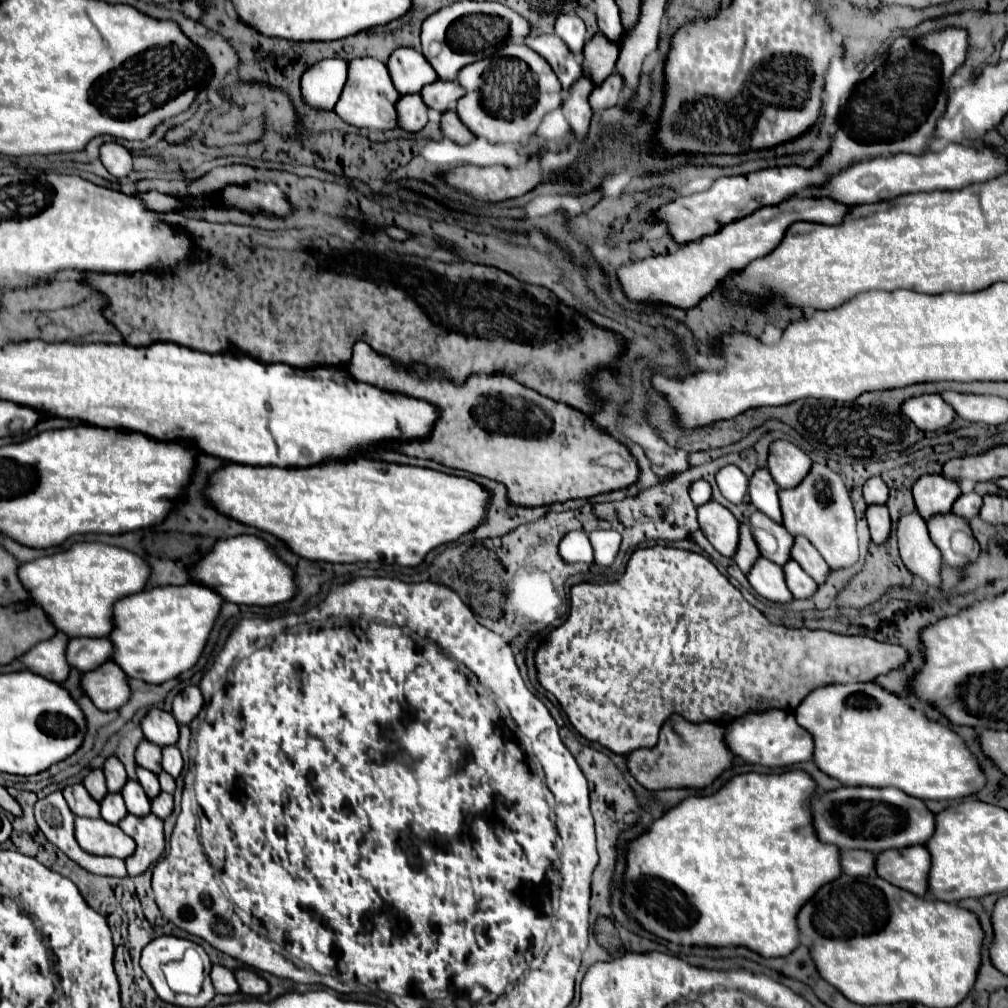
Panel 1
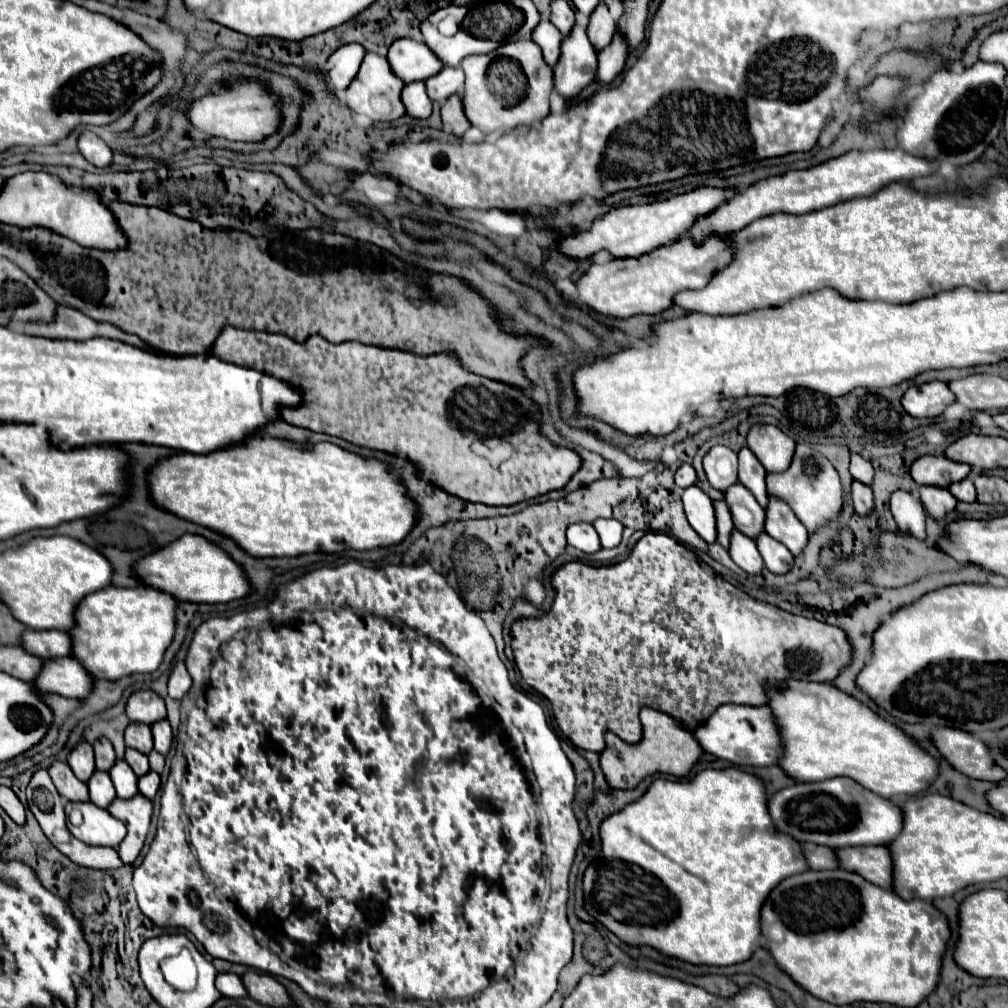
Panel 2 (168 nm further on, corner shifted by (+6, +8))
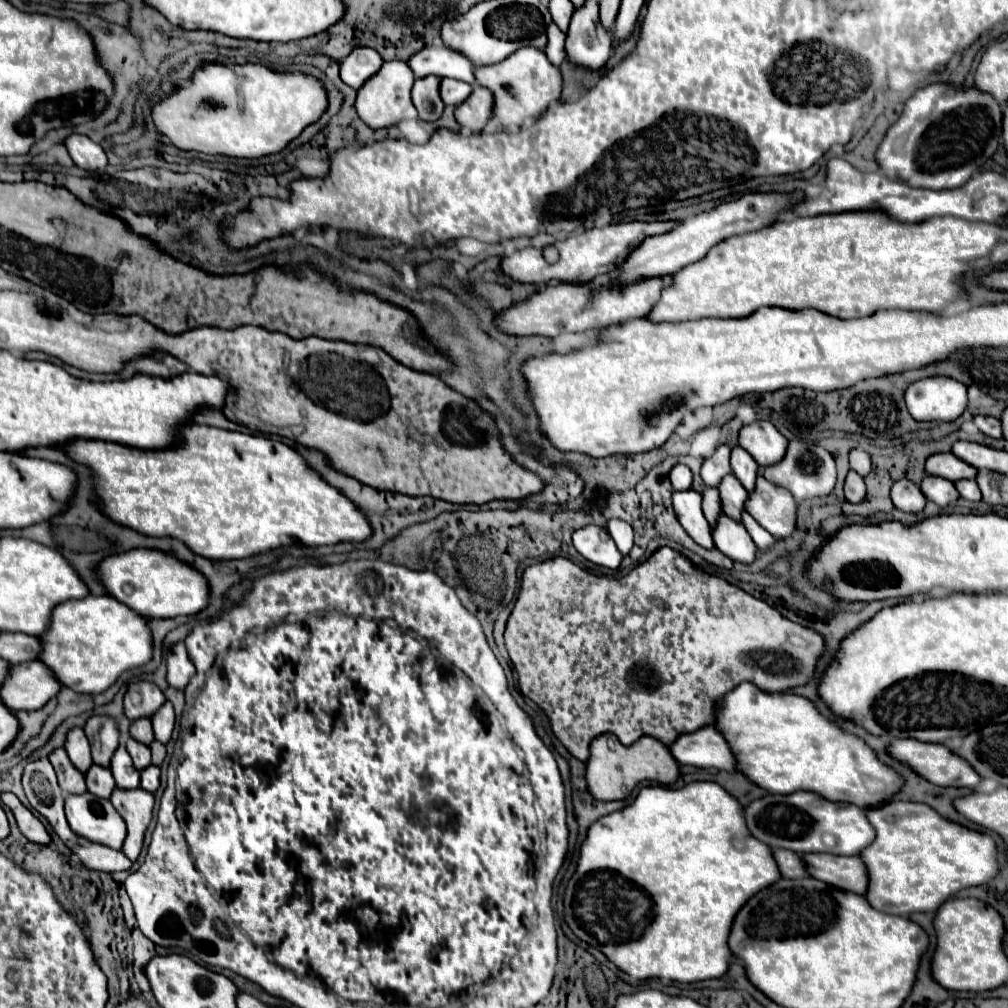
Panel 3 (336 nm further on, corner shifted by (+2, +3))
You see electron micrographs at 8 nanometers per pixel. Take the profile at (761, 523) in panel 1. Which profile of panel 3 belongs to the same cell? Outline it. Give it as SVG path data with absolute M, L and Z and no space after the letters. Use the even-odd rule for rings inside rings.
M734 475L724 477L718 491L720 491L722 505L724 505L724 513L732 517L734 521L742 521L742 513L746 513L748 491L740 485L740 481L736 481Z

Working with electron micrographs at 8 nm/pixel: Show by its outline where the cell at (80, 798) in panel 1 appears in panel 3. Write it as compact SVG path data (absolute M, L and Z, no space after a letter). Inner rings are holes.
M56 749L48 759L54 765L54 771L58 775L58 785L64 793L70 793L70 795L86 793L84 775L68 761L68 755L64 749Z

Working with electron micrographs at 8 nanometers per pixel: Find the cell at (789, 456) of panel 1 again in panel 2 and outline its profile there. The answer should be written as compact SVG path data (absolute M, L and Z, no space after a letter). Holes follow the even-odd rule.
M754 424L748 430L746 446L768 472L784 472L790 466L796 442L772 424Z

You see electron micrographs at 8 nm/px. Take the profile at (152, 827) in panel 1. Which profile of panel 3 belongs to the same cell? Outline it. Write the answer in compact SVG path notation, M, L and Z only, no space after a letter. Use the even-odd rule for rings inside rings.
M116 789L110 797L110 803L114 805L114 809L122 815L122 819L128 825L128 837L122 845L122 853L130 861L136 861L142 851L144 833L152 821L154 797L152 793L144 789L132 789L132 791ZM146 807L148 807L148 813L146 813Z

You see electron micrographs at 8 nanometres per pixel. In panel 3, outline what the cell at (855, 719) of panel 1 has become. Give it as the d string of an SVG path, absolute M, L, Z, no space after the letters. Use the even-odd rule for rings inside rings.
M740 683L730 695L720 701L716 727L728 737L728 743L738 753L740 771L756 785L770 793L788 795L800 789L816 789L832 801L848 801L864 809L884 805L904 787L904 779L890 765L884 765L876 751L858 735L840 729L834 721L824 717L814 701L794 693L768 693L754 683Z

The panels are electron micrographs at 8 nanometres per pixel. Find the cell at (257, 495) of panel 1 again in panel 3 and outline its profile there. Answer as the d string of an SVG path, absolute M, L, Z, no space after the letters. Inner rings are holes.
M194 423L182 429L182 441L172 449L144 451L106 441L72 441L64 449L72 459L94 469L100 509L108 517L120 521L120 525L132 525L144 535L176 537L208 559L246 559L286 545L362 543L372 535L368 517L352 499L332 487L296 449L262 435L244 435Z

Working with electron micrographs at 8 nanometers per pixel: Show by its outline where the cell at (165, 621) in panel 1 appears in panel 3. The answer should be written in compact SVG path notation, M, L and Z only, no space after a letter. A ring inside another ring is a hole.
M88 595L56 607L52 629L40 639L44 645L40 659L52 667L64 687L78 693L104 693L124 671L150 663L154 653L150 619L110 595Z

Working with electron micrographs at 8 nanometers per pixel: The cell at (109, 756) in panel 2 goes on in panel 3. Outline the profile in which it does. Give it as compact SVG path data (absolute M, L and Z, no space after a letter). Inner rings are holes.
M94 715L84 725L86 737L92 745L92 759L100 767L108 767L118 749L118 727L112 717Z

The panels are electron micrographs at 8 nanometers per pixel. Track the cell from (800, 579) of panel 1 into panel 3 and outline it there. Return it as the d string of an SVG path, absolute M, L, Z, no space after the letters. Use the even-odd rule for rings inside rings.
M750 515L748 517L744 517L744 527L746 527L746 531L750 533L750 537L752 537L752 541L756 543L756 547L760 549L760 551L768 551L768 549L772 549L774 547L774 543L776 543L776 539L766 531L766 529L762 529Z

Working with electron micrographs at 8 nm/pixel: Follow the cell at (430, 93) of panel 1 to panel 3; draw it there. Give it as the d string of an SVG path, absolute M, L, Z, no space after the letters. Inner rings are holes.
M442 79L440 81L440 97L444 105L460 105L472 91L472 85L456 79Z

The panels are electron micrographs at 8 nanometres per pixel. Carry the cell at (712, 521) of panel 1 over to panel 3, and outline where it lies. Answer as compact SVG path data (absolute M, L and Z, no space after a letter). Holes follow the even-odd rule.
M694 489L688 491L676 491L672 493L674 511L680 521L680 525L686 529L686 533L704 549L712 549L712 527L708 525L704 513L702 513L702 495Z

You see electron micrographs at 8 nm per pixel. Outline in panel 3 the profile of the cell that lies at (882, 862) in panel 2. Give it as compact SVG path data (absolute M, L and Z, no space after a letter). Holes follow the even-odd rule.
M808 853L802 857L812 877L828 881L828 885L836 885L838 889L848 889L860 895L868 893L868 869L860 855L840 857L830 853Z

